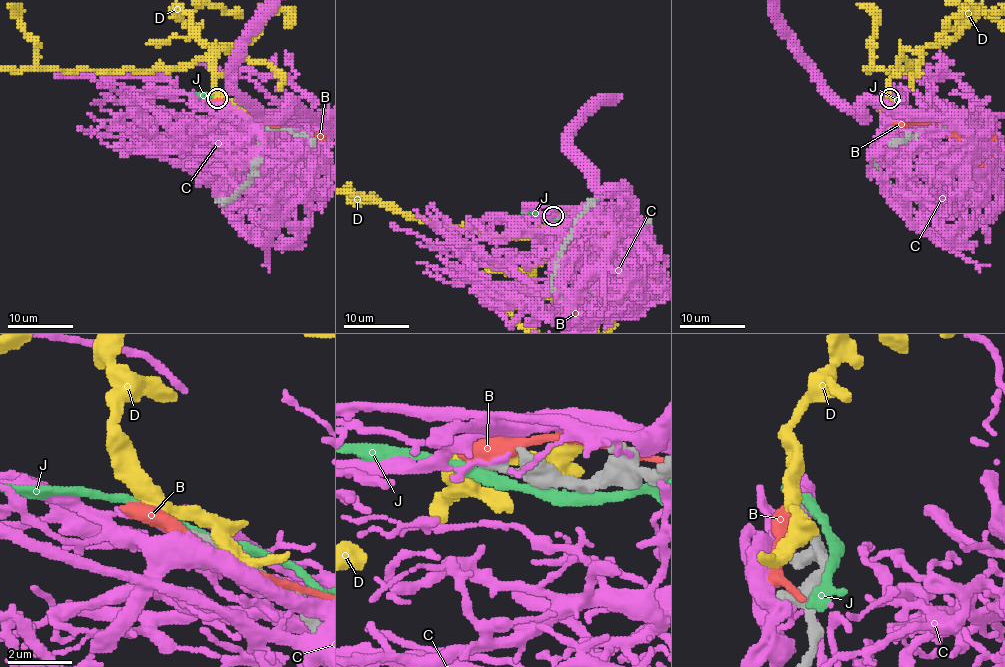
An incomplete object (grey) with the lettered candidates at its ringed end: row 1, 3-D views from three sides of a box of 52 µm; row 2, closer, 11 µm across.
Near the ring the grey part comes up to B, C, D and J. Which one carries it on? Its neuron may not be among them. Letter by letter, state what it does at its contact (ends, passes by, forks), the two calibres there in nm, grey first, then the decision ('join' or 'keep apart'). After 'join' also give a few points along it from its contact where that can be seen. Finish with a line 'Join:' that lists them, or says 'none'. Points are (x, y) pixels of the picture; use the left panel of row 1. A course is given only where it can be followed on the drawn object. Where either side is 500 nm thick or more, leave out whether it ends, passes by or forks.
B: 300/650 nm | keep apart
C: it ends | 320/190 nm | keep apart
D: it passes by | 300/400 nm | keep apart
J: it passes by | 280/320 nm | keep apart
Join: none

